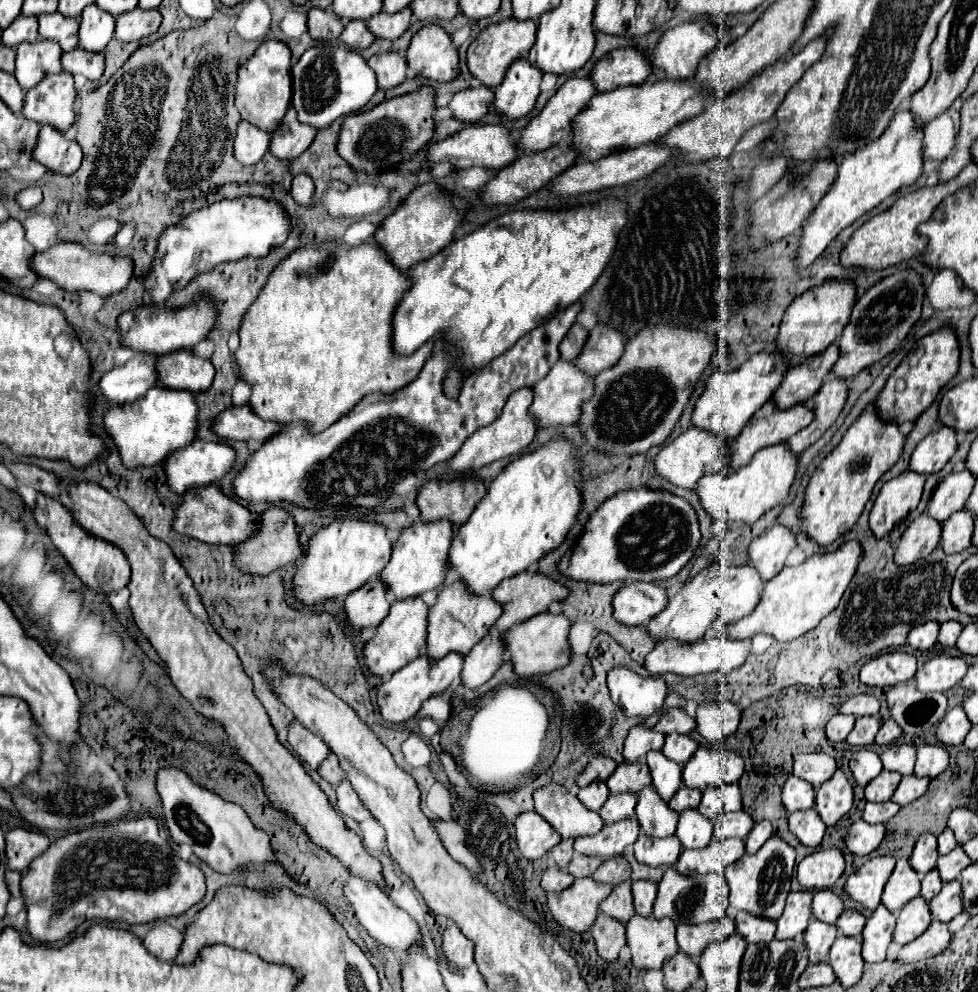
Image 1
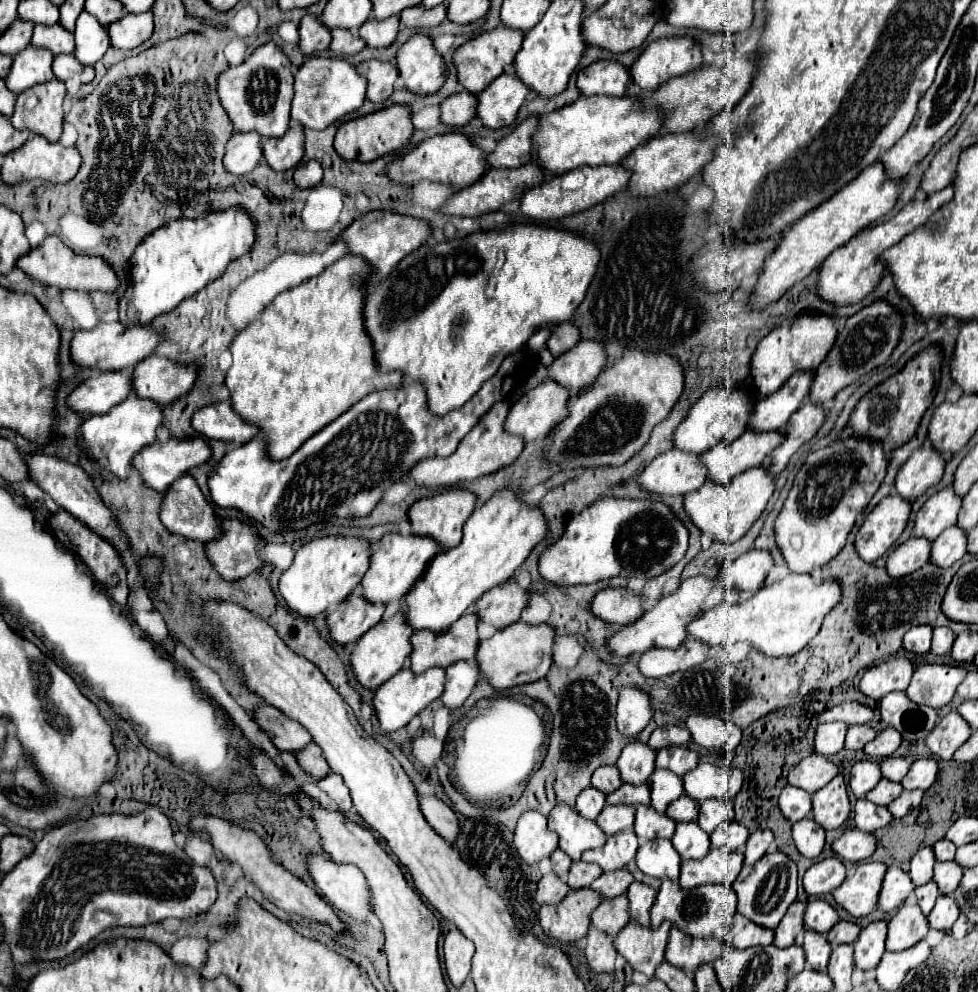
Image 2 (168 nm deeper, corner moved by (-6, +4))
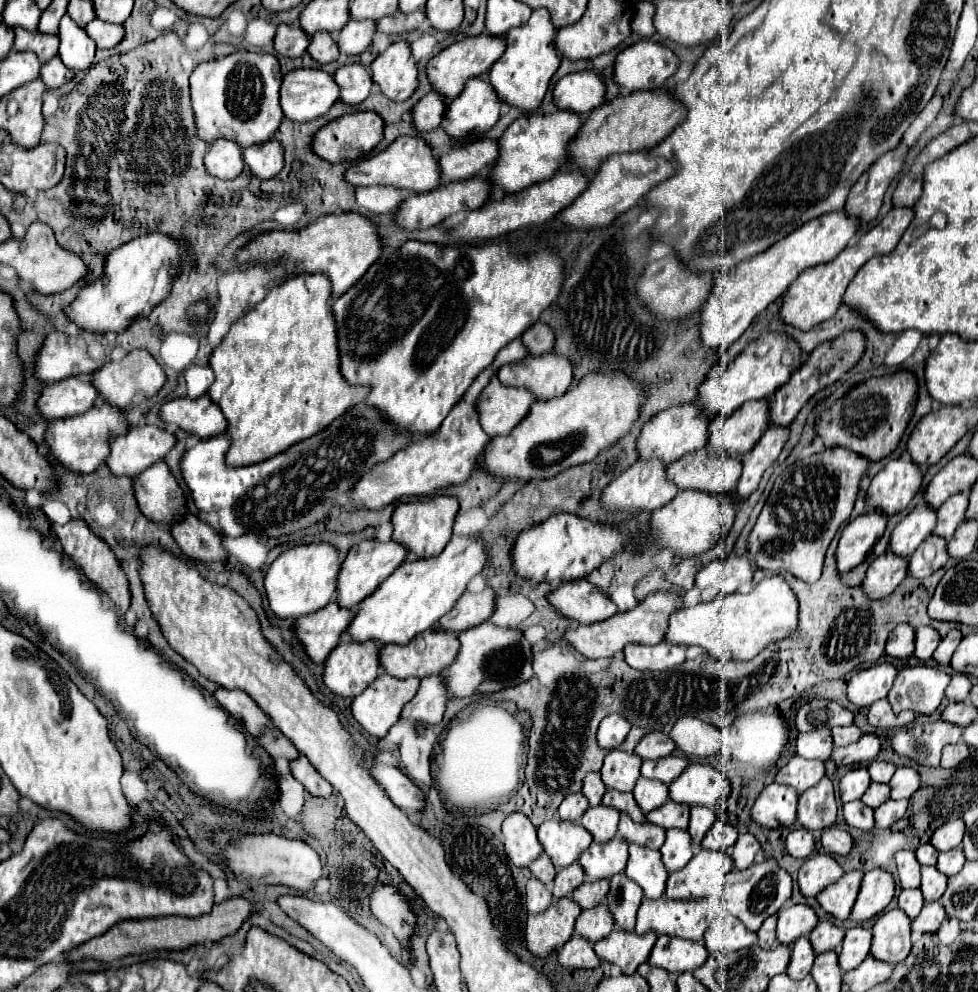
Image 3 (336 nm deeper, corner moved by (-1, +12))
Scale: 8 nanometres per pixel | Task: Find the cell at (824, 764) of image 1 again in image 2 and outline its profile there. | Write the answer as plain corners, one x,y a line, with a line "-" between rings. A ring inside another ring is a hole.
813,753
801,759
795,767
791,767
789,783
795,787
803,787
809,793
815,793
817,789
825,787
837,773
839,773
839,767
833,761

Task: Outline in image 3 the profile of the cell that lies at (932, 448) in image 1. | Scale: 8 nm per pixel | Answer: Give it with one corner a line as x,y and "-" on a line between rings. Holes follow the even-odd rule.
904,453
900,459
888,461
866,489
866,507
892,517
908,507
922,483
922,471

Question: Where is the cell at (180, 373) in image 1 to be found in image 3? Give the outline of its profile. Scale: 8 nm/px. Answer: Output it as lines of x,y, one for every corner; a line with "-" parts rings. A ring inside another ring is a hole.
134,349
132,353
128,353
126,357
122,357
120,361
108,361
106,365
100,367
100,371
94,371
92,373
92,385
96,387
98,395
112,403
114,407
128,407
134,397
138,395
138,391
144,395
144,397
152,397
158,393
158,389
166,383
166,375
164,375
164,369
158,365
158,361
144,349

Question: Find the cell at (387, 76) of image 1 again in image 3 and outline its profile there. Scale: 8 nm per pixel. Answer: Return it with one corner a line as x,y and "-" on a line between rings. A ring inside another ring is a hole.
350,63
340,67
334,73
336,85
340,87
340,99
342,103
348,105
358,105
360,101
364,101
372,89
372,79
370,79
370,69
358,63

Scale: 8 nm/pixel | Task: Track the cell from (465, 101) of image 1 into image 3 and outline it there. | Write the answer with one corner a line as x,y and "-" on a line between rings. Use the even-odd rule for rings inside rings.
430,91
412,109
414,129
418,133
424,133
424,131
432,131
440,127
440,123
444,121
444,111
446,111
446,99
440,93

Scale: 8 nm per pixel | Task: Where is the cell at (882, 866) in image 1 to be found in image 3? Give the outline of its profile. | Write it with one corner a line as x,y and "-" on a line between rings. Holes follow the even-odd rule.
848,871
844,877
840,877
836,883
828,885
816,899
820,903
820,907
832,915
838,921
846,921
856,895
860,891
860,881
862,881
862,873
860,871

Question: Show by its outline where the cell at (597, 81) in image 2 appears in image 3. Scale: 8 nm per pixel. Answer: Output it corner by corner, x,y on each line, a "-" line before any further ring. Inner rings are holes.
578,71
556,83
552,101
558,109
570,109
578,115
586,115
604,103
604,89
604,81
596,71

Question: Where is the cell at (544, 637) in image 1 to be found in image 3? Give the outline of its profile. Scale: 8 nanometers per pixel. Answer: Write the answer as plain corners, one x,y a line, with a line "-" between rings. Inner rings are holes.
484,621
472,629
458,633
460,649
454,663
446,669
444,685
456,699
470,697
474,693
496,693
502,687
514,687
532,679
532,653
530,643
518,629
502,629
490,621

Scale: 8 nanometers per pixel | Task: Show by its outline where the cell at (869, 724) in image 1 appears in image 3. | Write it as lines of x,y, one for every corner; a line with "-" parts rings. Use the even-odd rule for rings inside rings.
848,725
848,727
832,727
832,739
834,739
834,747
844,747
850,743
856,743
862,737
862,731
856,725

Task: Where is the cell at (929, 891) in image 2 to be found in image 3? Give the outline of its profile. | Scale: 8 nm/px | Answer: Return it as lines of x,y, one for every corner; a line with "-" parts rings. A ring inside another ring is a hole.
906,889
898,895
898,907
910,917
910,919
916,919
920,909
924,907
924,901
922,901
922,893
920,889

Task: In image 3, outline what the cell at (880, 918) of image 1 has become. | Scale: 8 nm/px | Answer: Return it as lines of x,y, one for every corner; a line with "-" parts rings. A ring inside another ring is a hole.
852,927
846,931
842,949
838,953
838,965
842,971
850,971
854,967
858,967
870,953
870,941
872,941
872,933
870,929
864,927

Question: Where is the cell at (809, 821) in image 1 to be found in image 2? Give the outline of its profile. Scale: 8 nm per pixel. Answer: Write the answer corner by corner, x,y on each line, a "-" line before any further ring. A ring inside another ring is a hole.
803,819
801,823
793,823
793,841
801,855
813,859
825,845
825,831
821,831
813,819

